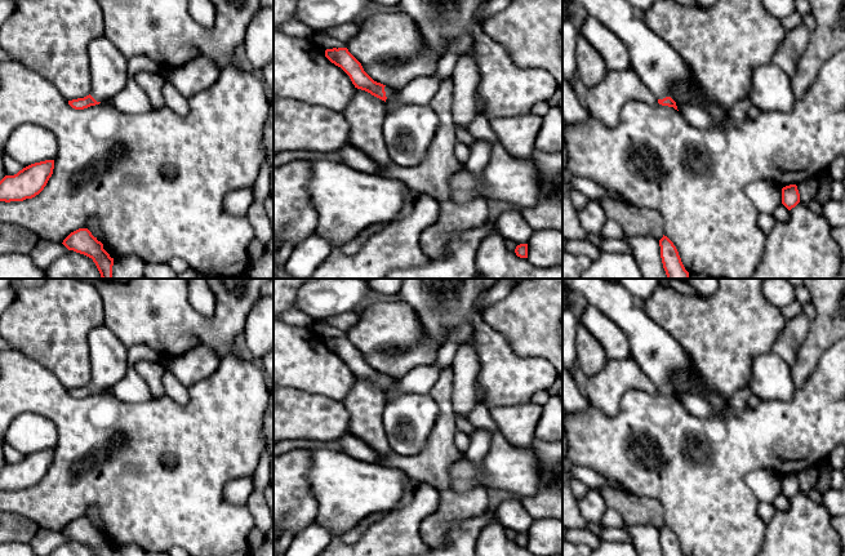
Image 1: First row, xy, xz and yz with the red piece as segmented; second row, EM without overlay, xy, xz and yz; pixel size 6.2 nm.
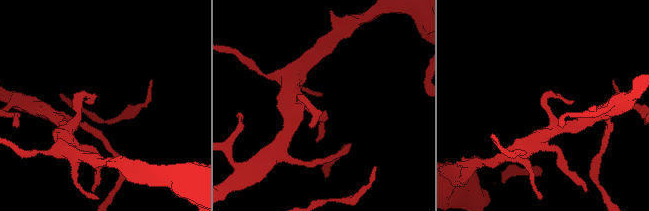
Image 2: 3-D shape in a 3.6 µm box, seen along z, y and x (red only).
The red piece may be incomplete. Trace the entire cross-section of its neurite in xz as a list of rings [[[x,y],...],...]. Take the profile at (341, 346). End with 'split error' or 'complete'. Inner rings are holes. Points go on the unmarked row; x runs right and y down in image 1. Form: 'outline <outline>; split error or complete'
outline [[[333,337],[325,339],[325,346],[341,356],[351,368],[355,377],[365,379],[386,391],[384,375],[374,370],[363,357],[361,352],[348,341],[347,337]]]; complete

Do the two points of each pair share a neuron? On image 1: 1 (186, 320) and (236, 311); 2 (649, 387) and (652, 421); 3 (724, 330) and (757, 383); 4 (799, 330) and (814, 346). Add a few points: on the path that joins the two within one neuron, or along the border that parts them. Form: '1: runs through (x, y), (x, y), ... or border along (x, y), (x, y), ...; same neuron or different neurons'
1: runs through (199, 324), (223, 324); same neuron
2: border along (657, 391), (646, 394), (628, 390), (619, 401); different neurons
3: border along (772, 350), (754, 360), (750, 378), (746, 383); different neurons
4: border along (812, 321), (797, 357), (792, 364); different neurons

